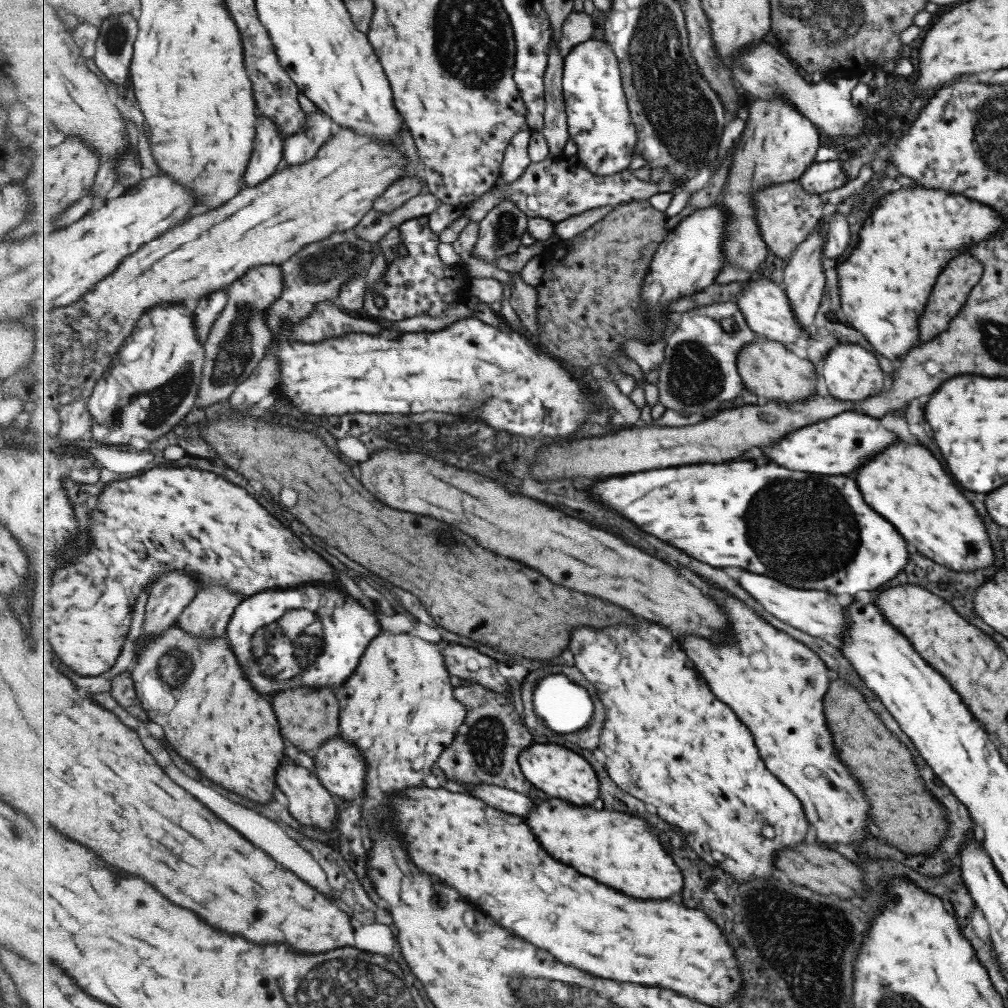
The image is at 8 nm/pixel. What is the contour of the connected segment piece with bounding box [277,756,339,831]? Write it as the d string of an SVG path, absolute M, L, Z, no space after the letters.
M285 756L284 762L281 762L280 772L277 776L277 787L279 787L287 798L289 798L290 811L296 820L307 825L316 826L317 830L337 831L337 821L339 812L337 812L338 798L335 797L329 789L321 783L320 777L313 776L311 770L298 766L295 762Z

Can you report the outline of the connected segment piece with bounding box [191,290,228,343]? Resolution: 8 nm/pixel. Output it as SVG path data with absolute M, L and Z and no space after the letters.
M217 291L211 295L205 296L195 302L191 310L196 313L197 331L200 332L200 336L203 342L206 343L208 335L213 328L213 323L219 318L223 309L227 306L227 294L225 292Z

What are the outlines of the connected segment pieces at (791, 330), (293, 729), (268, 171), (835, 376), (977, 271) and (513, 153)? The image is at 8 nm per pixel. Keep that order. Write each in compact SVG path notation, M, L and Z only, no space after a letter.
M767 277L757 279L757 281L749 281L734 302L740 305L748 325L760 338L776 340L784 345L795 344L795 340L804 332L800 321L797 320L797 314L793 312L793 304L789 300L786 289L781 290L781 286L777 282L773 282Z
M307 686L286 688L273 696L273 706L277 708L281 732L287 744L291 744L302 752L313 755L324 747L329 739L340 734L340 700L334 688L310 689Z
M259 112L256 146L245 173L246 186L257 186L280 170L284 164L284 139L279 125Z
M855 343L836 344L827 351L822 360L821 376L829 388L828 394L839 400L859 401L859 398L869 398L879 389L883 389L883 383L887 382L887 377L881 372L875 356Z
M963 252L961 256L955 256L953 260L947 262L947 266L943 268L943 272L937 276L937 282L929 294L929 300L925 303L925 308L917 319L917 328L919 343L922 344L929 339L933 339L937 334L944 332L951 320L963 306L970 290L975 286L981 278L983 267L980 263L969 254Z
M529 126L519 132L513 137L512 143L509 145L505 153L503 163L503 179L505 184L519 179L527 167L531 165L531 156L529 156L529 142L533 138L533 130Z

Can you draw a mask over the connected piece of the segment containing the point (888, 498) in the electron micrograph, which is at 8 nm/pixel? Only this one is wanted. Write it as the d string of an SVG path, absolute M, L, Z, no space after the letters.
M895 440L889 448L869 458L853 480L857 480L861 492L865 492L865 504L889 520L889 524L893 524L925 558L957 571L993 564L993 550L989 548L977 512L973 512L973 506L955 490L951 478L927 448Z

